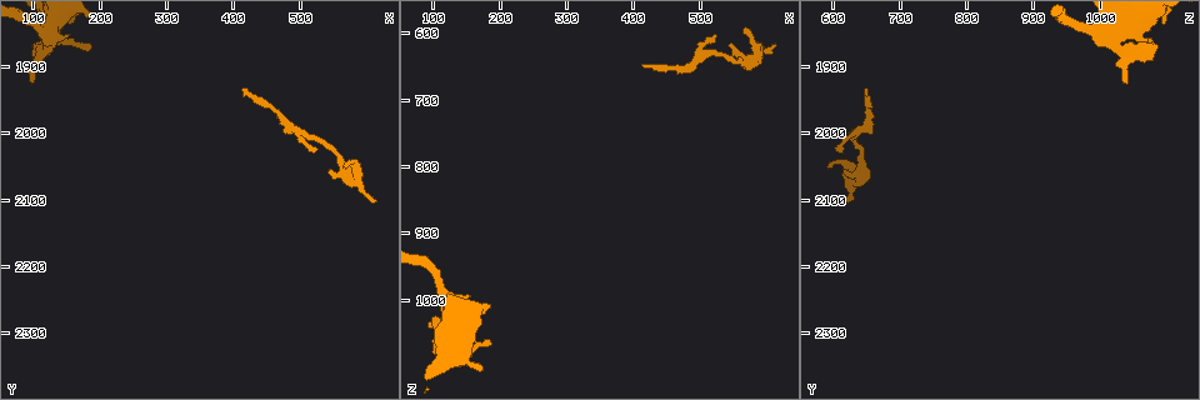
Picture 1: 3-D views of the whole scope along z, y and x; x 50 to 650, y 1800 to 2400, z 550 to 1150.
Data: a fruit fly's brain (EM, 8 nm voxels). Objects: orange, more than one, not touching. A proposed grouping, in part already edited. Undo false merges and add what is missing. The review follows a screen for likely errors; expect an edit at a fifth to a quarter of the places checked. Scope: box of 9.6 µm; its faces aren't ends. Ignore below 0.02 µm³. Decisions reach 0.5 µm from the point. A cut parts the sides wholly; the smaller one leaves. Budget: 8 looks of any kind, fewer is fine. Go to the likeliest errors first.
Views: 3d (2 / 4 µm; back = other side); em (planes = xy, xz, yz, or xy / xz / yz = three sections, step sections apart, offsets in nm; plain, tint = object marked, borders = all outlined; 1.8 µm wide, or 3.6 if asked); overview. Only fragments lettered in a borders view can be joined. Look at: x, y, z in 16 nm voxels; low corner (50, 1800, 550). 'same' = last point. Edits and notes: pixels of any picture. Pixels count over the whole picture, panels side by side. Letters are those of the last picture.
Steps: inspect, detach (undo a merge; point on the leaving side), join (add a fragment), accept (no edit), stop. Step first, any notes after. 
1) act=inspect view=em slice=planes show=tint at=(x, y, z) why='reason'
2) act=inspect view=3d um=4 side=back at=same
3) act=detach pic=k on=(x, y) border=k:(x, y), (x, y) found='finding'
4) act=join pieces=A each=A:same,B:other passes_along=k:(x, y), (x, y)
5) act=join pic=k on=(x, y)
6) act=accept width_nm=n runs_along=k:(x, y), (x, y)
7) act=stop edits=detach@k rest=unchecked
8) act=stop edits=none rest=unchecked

act=inspect view=3d um=2 at=(545, 2055, 615) why='an open end'

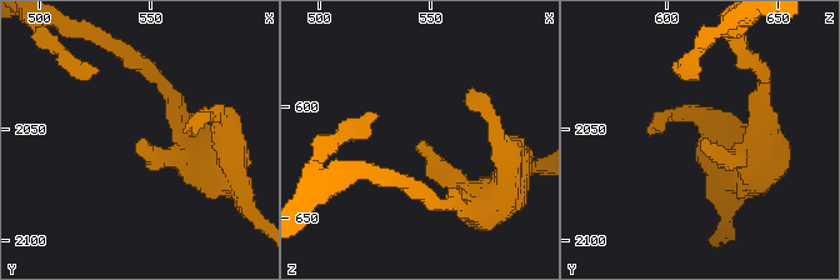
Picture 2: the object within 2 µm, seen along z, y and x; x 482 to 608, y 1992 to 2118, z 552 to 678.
act=inspect view=em slice=yz step=16 show=tint at=(543, 2057, 618) why='now the EM'

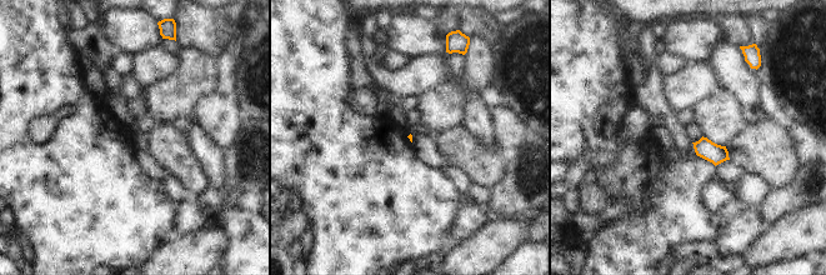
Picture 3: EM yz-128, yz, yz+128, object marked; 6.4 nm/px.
act=inspect view=em slice=yz step=16 show=borders at=same

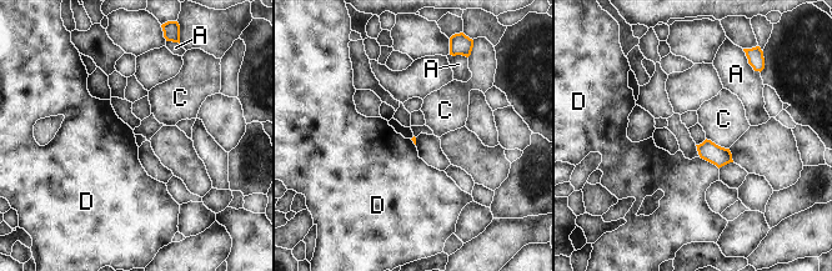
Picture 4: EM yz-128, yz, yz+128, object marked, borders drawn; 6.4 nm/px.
act=accept each=A:other,C:other,D:other border=4:(700, 156), (718, 169) found='none of them fits'

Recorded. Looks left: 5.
act=inspect view=em slice=planes show=borders at=(415, 1935, 650) why='thin end'

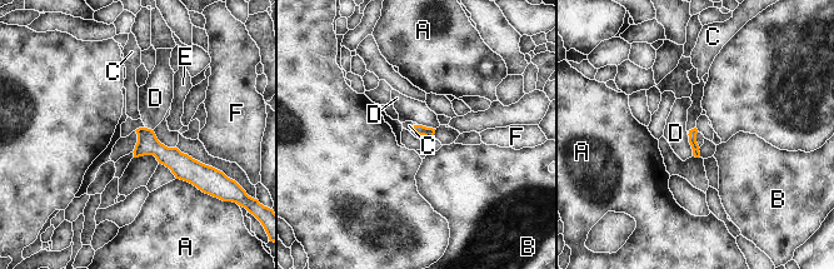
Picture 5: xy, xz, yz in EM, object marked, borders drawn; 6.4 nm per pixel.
act=join pic=5 on=(694, 111) each=A:other,B:other,C:same,D:other,E:other,F:other passes_along=5:(693, 133), (690, 130), (694, 111) found='the cell continues'

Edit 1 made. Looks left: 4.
act=inspect view=3d um=4 at=(95, 1925, 1040) why='free end'

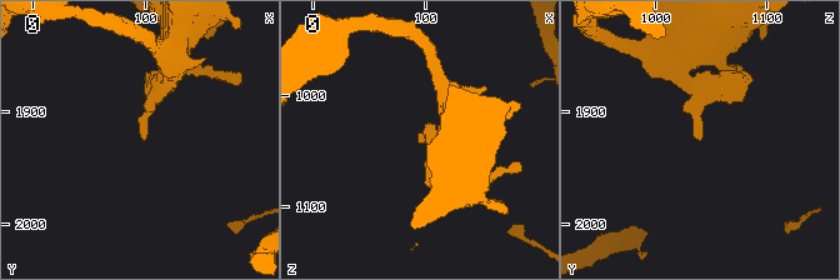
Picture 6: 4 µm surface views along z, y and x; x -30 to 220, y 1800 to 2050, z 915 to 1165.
act=inspect view=em slice=xz step=16 show=borders at=(96, 1922, 1042)

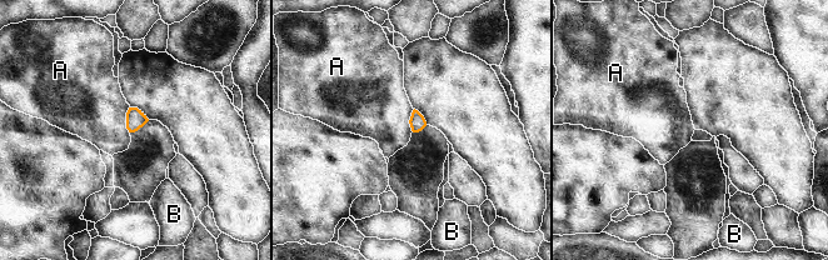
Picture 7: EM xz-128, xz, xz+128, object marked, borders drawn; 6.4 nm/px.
act=inspect view=em slice=planes show=borders at=same

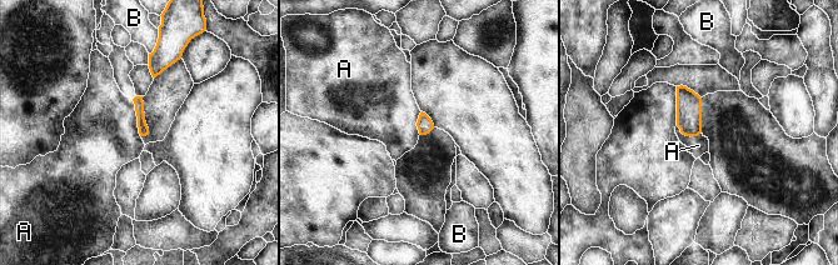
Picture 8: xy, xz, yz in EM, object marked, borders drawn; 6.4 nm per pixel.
act=accept each=A:other,B:other found='no lettered fragment goes on from it'

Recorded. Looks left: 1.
act=stop edits=join@5 rest=unchecked

